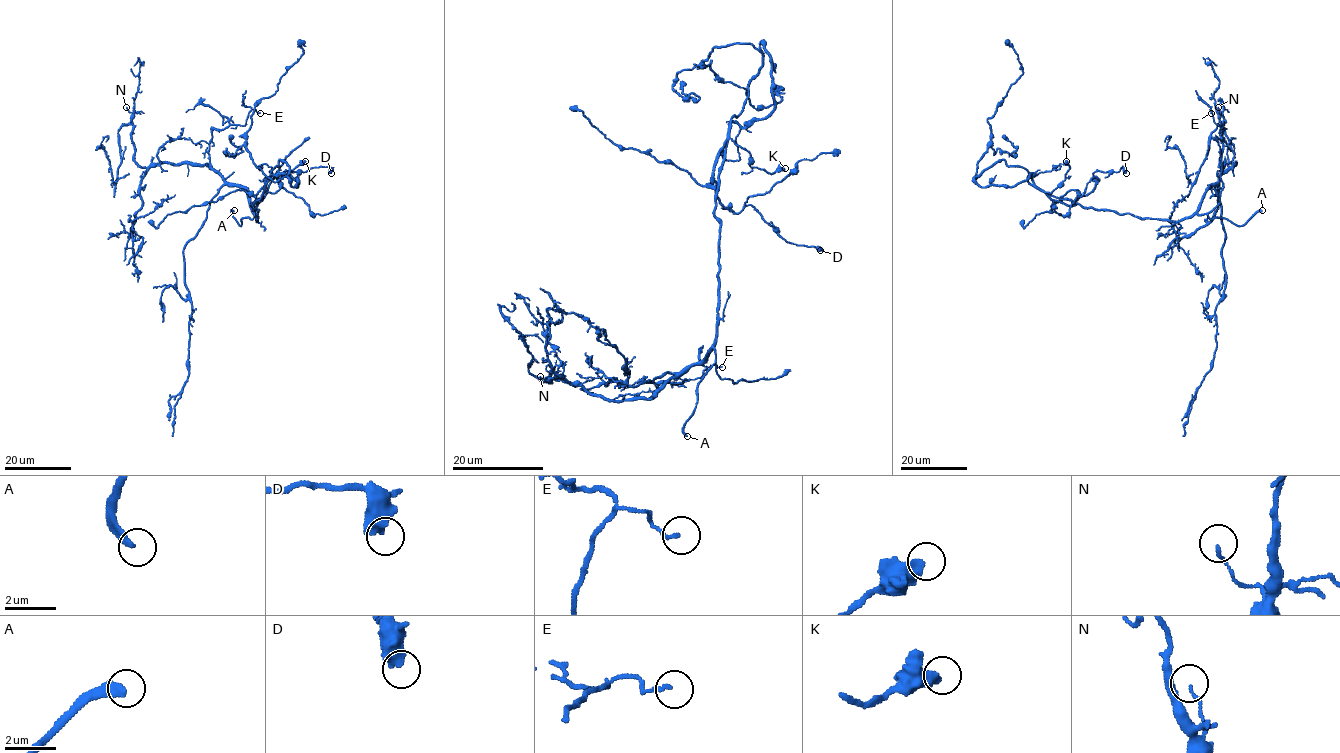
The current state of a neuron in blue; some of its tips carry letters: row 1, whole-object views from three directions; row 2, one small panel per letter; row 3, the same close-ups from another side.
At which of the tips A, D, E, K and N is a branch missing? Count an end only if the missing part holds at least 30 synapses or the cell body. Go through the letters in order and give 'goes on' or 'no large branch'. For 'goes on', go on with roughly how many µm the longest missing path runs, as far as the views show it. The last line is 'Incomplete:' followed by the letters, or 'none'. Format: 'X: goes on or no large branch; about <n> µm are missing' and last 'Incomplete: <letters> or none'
A: goes on; about 35 µm are missing
D: no large branch
E: no large branch
K: no large branch
N: no large branch
Incomplete: A

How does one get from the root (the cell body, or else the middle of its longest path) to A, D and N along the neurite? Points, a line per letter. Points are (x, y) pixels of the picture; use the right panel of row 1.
A: (1140, 218), (1182, 220), (1196, 214), (1206, 214), (1211, 219), (1223, 217), (1243, 225), (1262, 210)
D: (1140, 218), (1049, 196), (1071, 205), (1095, 186), (1095, 171), (1123, 166), (1126, 173)
N: (1140, 218), (1189, 218), (1197, 210), (1204, 193), (1235, 164), (1219, 166), (1222, 131), (1218, 107)

